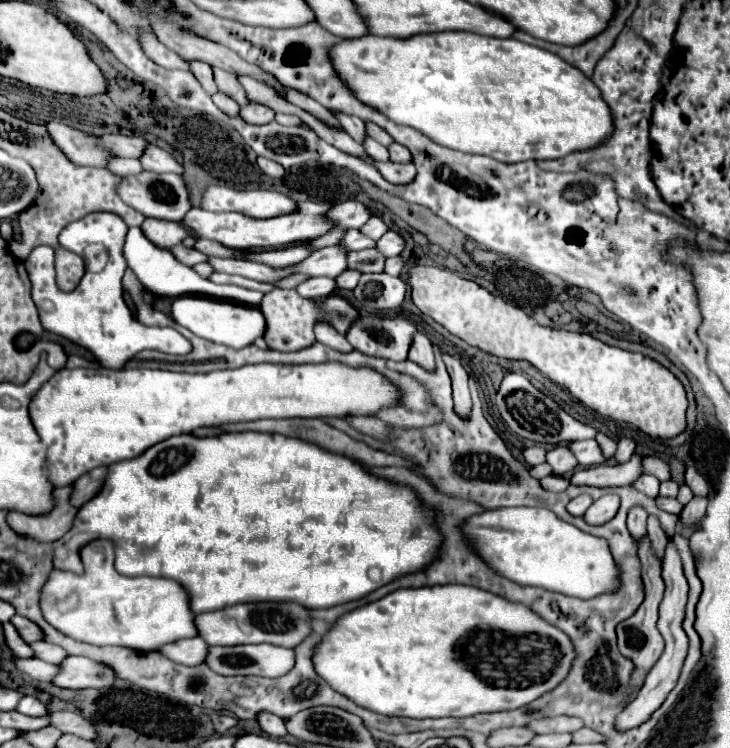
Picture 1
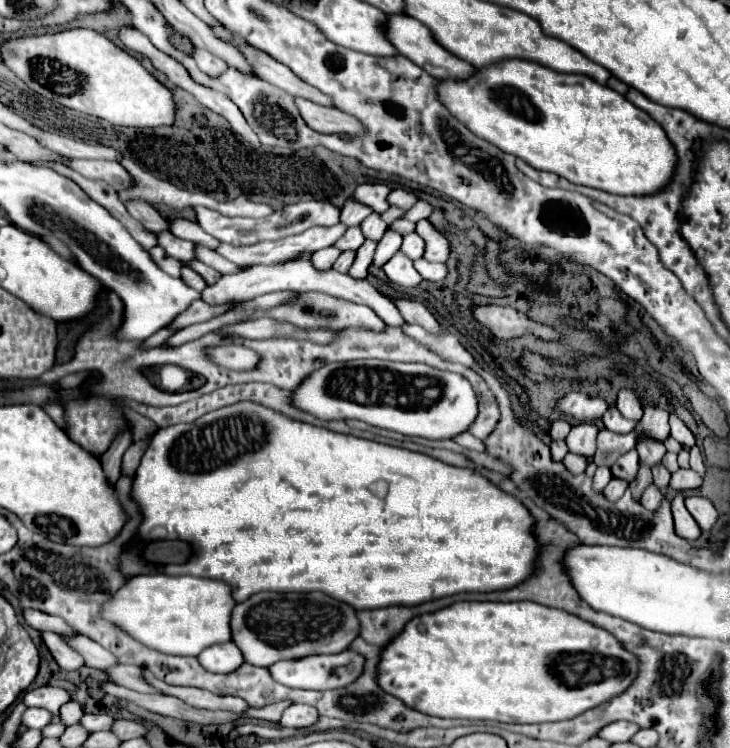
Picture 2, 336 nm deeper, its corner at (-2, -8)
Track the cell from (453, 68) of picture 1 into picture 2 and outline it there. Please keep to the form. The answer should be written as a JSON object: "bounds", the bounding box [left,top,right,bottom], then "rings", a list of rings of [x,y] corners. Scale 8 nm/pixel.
{"bounds":[438,60,678,196],"rings":[[[502,60],[482,68],[466,82],[444,80],[438,92],[442,104],[476,136],[526,160],[532,168],[554,172],[568,182],[620,196],[646,196],[668,186],[676,172],[678,156],[664,128],[622,94],[584,74],[560,74],[528,60]]]}

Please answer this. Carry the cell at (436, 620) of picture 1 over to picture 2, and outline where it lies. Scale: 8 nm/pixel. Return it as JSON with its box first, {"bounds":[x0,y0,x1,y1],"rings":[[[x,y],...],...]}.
{"bounds":[378,602,638,724],"rings":[[[456,602],[448,608],[442,608],[434,614],[422,614],[412,618],[406,628],[396,636],[382,652],[380,660],[380,672],[378,672],[378,684],[384,692],[390,692],[392,696],[398,696],[404,704],[410,708],[416,708],[424,714],[438,716],[438,718],[462,718],[462,720],[494,720],[494,722],[508,722],[508,724],[534,724],[534,722],[560,722],[580,716],[586,710],[592,710],[600,704],[606,704],[614,696],[622,694],[638,676],[638,658],[632,652],[626,652],[622,648],[622,642],[618,642],[610,632],[604,628],[598,628],[594,624],[588,624],[586,620],[558,608],[548,608],[536,602]]]}

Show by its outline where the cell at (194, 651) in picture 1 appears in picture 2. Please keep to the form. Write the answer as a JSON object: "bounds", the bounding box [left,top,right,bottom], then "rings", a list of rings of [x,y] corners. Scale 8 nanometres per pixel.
{"bounds":[198,642,244,672],"rings":[[[224,642],[224,644],[214,644],[210,648],[206,648],[200,656],[198,656],[200,664],[210,670],[210,672],[232,672],[234,668],[240,668],[244,664],[244,656],[238,650],[238,646],[234,642]]]}

